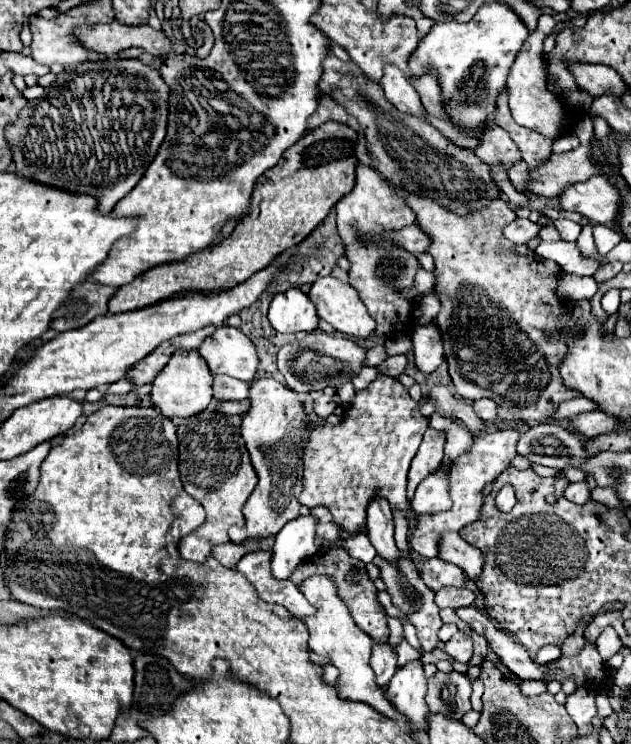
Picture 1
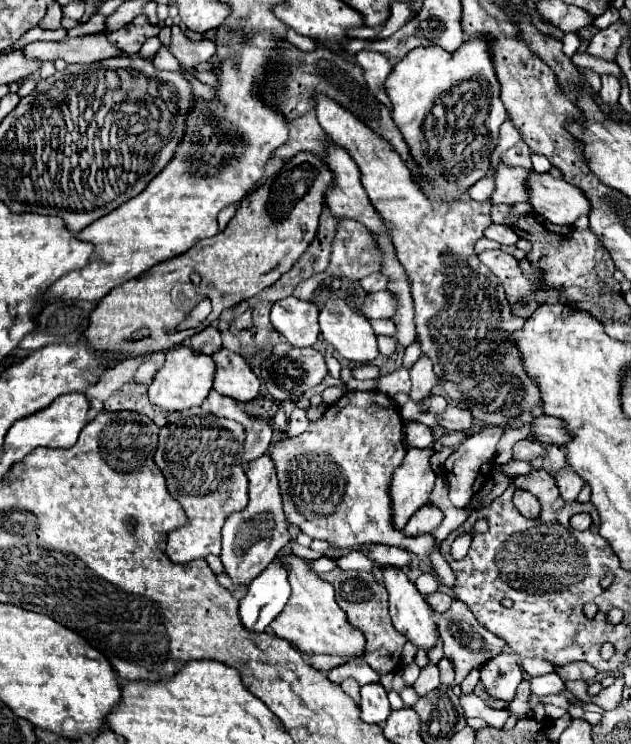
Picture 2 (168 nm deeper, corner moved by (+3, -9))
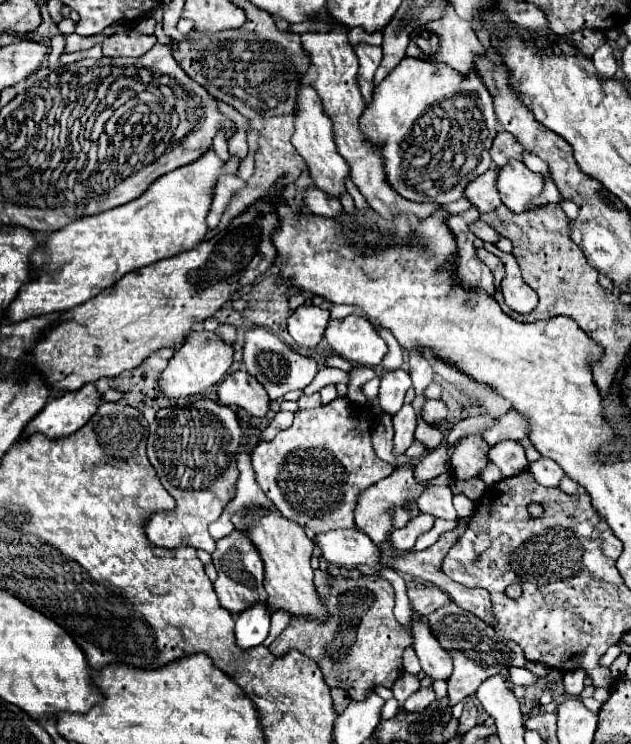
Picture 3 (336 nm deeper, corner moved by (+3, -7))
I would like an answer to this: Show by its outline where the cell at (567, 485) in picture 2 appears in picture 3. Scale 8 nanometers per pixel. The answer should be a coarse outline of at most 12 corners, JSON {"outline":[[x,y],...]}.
{"outline":[[540,457],[528,471],[544,487],[558,487],[564,471]]}

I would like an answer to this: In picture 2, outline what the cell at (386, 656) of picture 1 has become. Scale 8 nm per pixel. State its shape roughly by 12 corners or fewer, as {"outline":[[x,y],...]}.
{"outline":[[382,683],[360,689],[360,719],[384,723],[390,703]]}

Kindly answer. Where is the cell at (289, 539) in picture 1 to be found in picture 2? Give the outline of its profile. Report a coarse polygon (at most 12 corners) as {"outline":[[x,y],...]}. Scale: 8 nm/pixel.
{"outline":[[274,559],[240,599],[244,627],[264,631],[290,595]]}

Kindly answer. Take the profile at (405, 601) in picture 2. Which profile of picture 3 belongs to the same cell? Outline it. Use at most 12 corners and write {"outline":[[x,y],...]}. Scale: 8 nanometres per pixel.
{"outline":[[412,613],[412,639],[422,671],[438,681],[452,675],[452,659]]}

